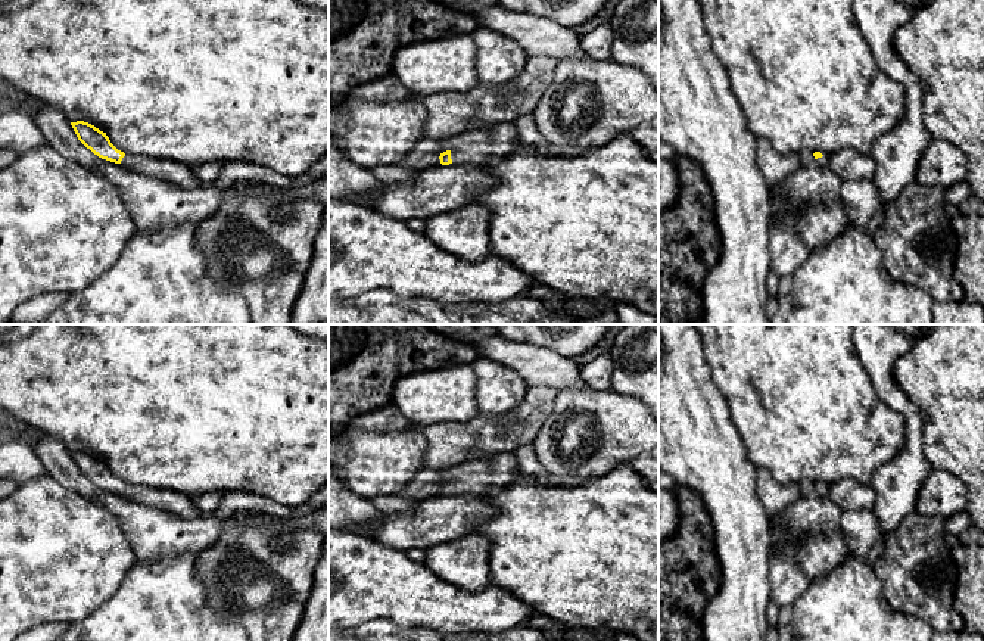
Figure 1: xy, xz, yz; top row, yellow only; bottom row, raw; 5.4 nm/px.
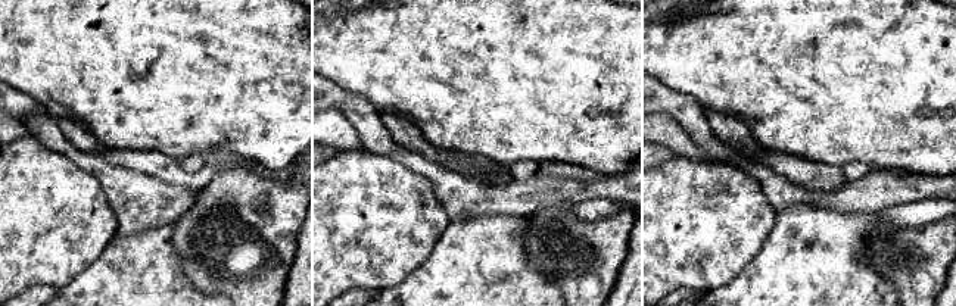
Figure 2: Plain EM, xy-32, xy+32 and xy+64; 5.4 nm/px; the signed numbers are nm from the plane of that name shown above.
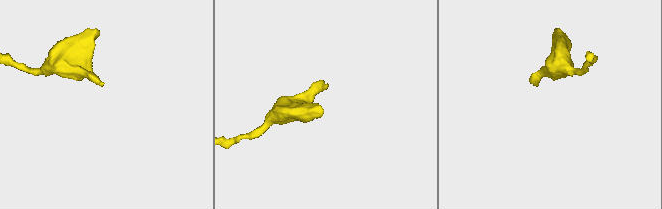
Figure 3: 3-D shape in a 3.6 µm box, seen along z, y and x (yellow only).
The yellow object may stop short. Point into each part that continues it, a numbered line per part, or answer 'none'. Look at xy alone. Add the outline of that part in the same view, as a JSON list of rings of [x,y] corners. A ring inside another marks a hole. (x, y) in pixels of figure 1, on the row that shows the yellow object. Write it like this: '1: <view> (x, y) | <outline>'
1: xy (183, 176) | [[[328,153],[320,159],[308,172],[299,177],[287,177],[271,168],[246,162],[227,162],[222,165],[218,177],[212,183],[202,181],[196,169],[171,159],[147,159],[143,155],[125,155],[121,165],[146,172],[161,180],[166,180],[183,189],[194,189],[202,186],[214,186],[225,189],[236,183],[267,183],[275,187],[299,187],[306,186],[318,177],[328,174]]]

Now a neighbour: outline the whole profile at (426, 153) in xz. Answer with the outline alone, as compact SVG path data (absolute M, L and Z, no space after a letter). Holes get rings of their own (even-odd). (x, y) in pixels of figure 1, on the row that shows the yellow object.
M423 139L396 167L417 171L433 168L442 165L439 156L446 150L439 140Z

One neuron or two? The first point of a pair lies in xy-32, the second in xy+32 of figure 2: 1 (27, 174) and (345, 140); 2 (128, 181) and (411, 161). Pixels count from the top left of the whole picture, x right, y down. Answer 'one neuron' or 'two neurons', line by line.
1: two neurons
2: one neuron

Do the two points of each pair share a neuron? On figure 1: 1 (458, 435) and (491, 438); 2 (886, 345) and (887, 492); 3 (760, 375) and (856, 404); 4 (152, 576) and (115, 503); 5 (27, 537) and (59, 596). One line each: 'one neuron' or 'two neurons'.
1: one neuron
2: one neuron
3: one neuron
4: two neurons
5: one neuron

